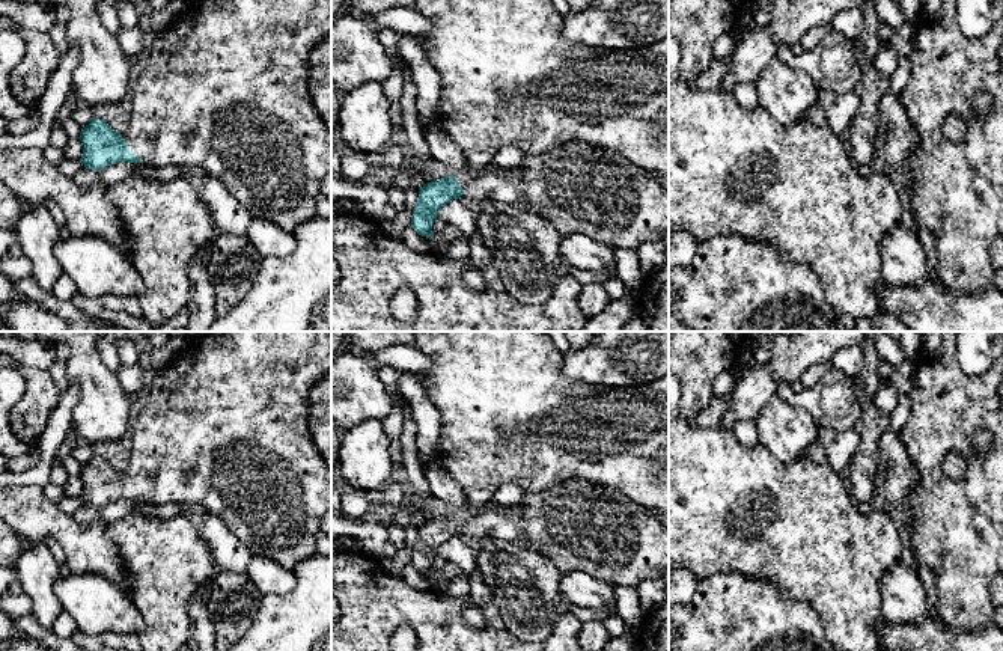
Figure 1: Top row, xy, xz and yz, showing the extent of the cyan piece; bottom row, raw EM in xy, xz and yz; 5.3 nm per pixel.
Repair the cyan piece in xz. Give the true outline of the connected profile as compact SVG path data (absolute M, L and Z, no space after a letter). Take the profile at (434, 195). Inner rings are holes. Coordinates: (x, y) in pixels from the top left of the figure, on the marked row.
M569 142L541 154L524 154L521 166L515 169L488 169L434 179L419 188L410 226L431 240L438 211L453 199L462 199L473 206L482 202L506 203L541 215L557 231L559 238L584 234L626 250L661 241L669 232L669 191L651 172L613 151L581 142Z

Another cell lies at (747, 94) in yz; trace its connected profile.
M741 83L733 93L738 104L744 108L753 108L759 105L758 83Z

